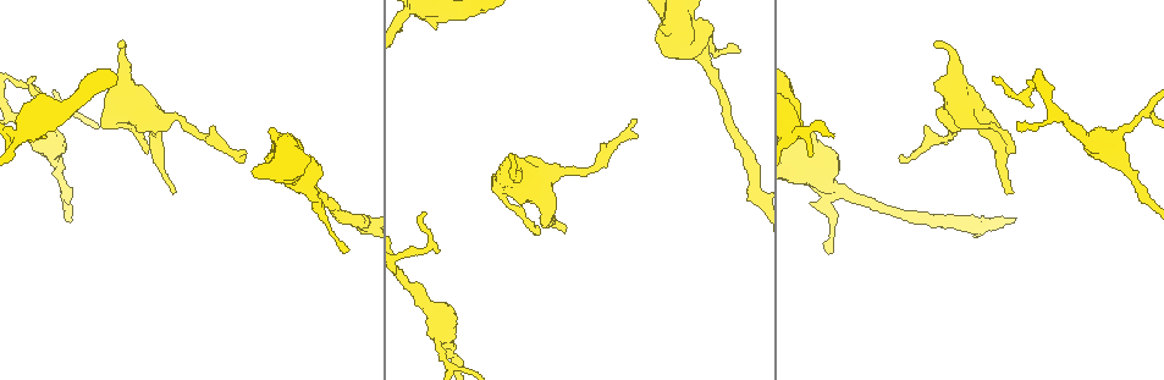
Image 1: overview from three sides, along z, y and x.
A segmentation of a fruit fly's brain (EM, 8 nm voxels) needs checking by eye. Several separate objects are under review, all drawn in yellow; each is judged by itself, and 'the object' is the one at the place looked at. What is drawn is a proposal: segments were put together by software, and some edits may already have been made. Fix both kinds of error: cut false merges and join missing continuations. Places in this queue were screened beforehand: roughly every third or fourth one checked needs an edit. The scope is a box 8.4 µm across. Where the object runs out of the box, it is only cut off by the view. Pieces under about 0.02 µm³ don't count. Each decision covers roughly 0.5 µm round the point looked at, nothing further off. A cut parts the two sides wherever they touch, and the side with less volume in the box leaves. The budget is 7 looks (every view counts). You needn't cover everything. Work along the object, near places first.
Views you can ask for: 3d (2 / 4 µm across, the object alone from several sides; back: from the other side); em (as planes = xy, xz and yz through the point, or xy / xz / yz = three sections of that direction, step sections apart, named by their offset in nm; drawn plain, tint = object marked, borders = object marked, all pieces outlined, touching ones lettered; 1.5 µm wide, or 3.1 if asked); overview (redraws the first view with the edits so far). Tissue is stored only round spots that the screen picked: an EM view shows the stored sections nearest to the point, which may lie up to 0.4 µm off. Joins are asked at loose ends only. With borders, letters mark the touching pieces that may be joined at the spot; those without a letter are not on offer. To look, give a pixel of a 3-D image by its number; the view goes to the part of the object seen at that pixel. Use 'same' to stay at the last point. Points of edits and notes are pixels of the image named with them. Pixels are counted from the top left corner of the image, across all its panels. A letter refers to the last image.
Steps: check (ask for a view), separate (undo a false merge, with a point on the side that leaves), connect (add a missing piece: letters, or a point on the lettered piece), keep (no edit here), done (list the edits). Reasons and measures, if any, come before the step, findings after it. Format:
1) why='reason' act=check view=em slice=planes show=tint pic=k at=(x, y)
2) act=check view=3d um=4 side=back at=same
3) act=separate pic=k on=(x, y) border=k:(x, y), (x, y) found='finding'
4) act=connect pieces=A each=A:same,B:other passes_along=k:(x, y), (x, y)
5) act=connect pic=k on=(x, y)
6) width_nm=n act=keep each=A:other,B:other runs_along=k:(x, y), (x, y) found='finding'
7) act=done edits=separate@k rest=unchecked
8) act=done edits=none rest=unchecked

why='an open end' act=check view=em slice=planes show=borders pic=1 at=(272, 129)

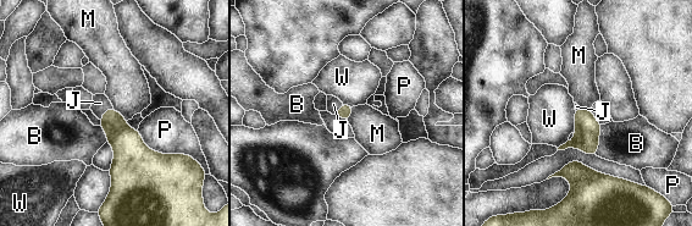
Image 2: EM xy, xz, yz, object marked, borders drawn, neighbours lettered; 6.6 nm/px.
longest_contact=P:360nm act=connect pieces=J each=B:other,J:same,M:other,P:other,W:other found='the neuron continues'

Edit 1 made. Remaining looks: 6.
why='an open end' act=check view=3d um=2 pic=1 at=(563, 230)

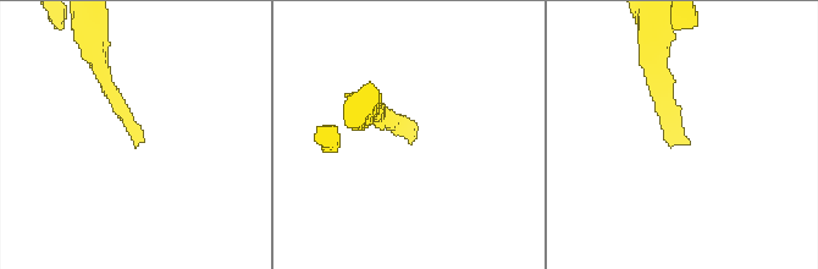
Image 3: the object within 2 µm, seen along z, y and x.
act=check view=em slice=yz step=8 show=tint pic=3 at=(137, 144)

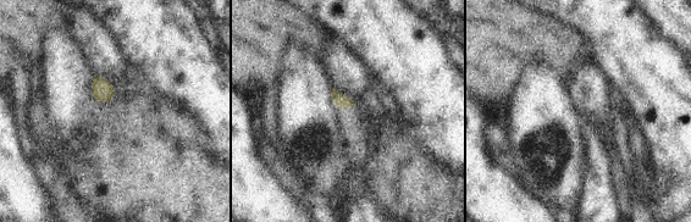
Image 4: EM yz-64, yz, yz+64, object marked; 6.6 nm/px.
act=check view=em slice=xz step=8 show=borders at=same

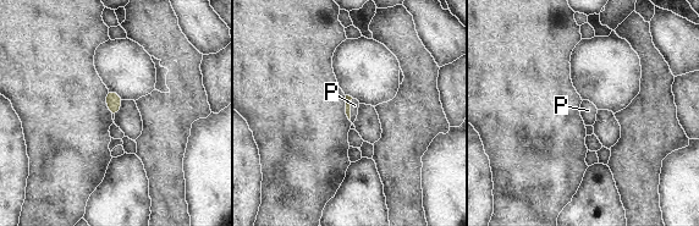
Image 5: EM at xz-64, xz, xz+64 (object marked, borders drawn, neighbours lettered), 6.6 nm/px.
longest_contact=P:150nm act=connect pieces=P each=P:same found='the neuron continues'

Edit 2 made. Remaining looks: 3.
act=done edits=connect@2,connect@5 rest=unchecked

